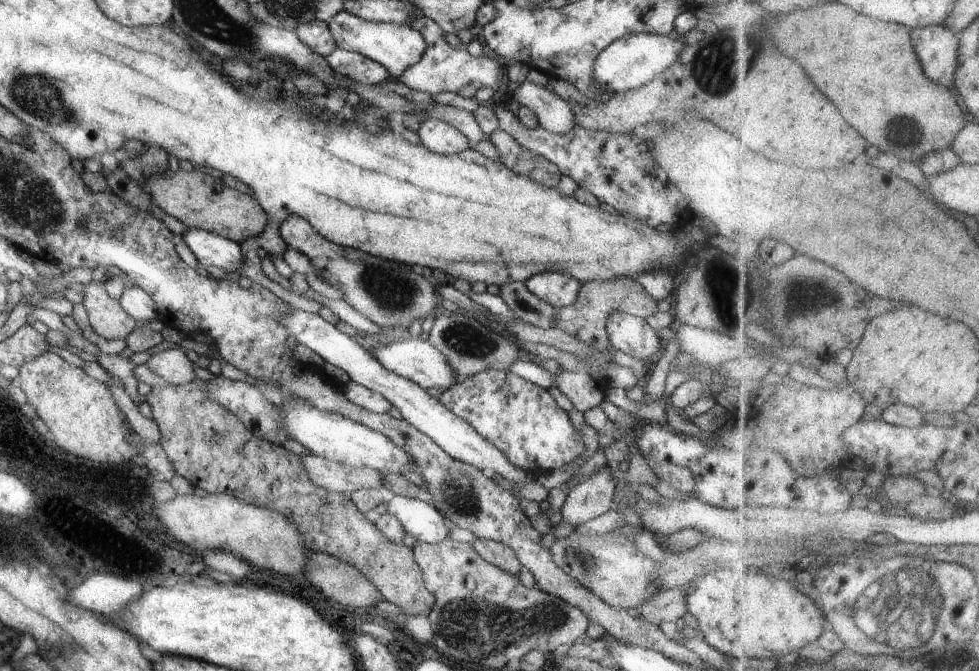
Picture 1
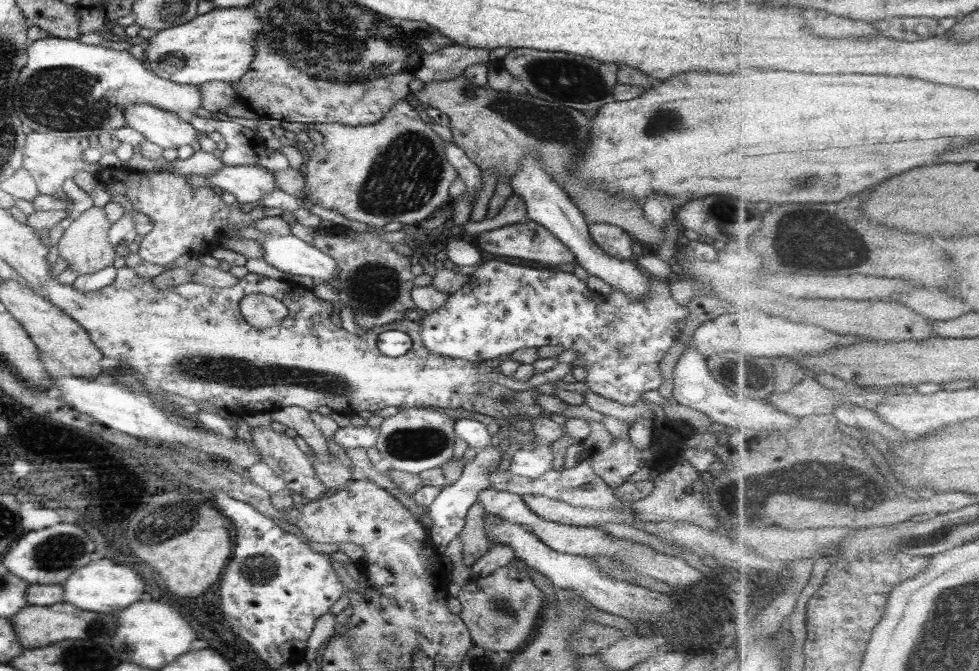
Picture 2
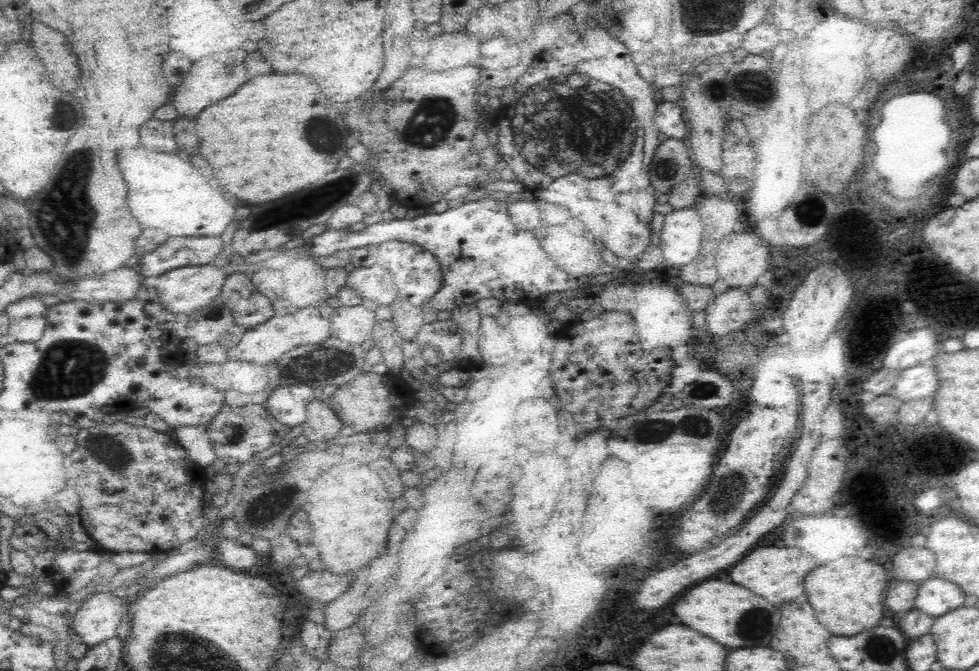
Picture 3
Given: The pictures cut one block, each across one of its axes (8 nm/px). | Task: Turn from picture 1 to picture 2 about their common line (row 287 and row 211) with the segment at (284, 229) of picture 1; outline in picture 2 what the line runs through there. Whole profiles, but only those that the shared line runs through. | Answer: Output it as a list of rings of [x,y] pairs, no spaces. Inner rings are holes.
[[[406,99],[396,101],[381,121],[368,126],[324,123],[314,124],[310,128],[324,136],[324,142],[320,146],[305,152],[301,168],[301,172],[306,176],[302,194],[312,204],[319,204],[322,208],[340,212],[350,220],[358,220],[380,229],[392,221],[419,224],[448,200],[448,188],[456,178],[456,172],[446,162],[448,159],[444,158],[443,140],[430,124],[422,120]]]

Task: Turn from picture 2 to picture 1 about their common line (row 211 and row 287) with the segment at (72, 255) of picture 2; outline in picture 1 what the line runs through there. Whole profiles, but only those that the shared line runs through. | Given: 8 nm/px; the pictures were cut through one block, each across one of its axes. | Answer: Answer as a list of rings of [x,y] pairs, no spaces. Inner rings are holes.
[[[92,280],[84,284],[82,294],[90,326],[102,338],[127,338],[138,326],[134,318],[122,310],[119,301],[109,296],[103,282]]]

